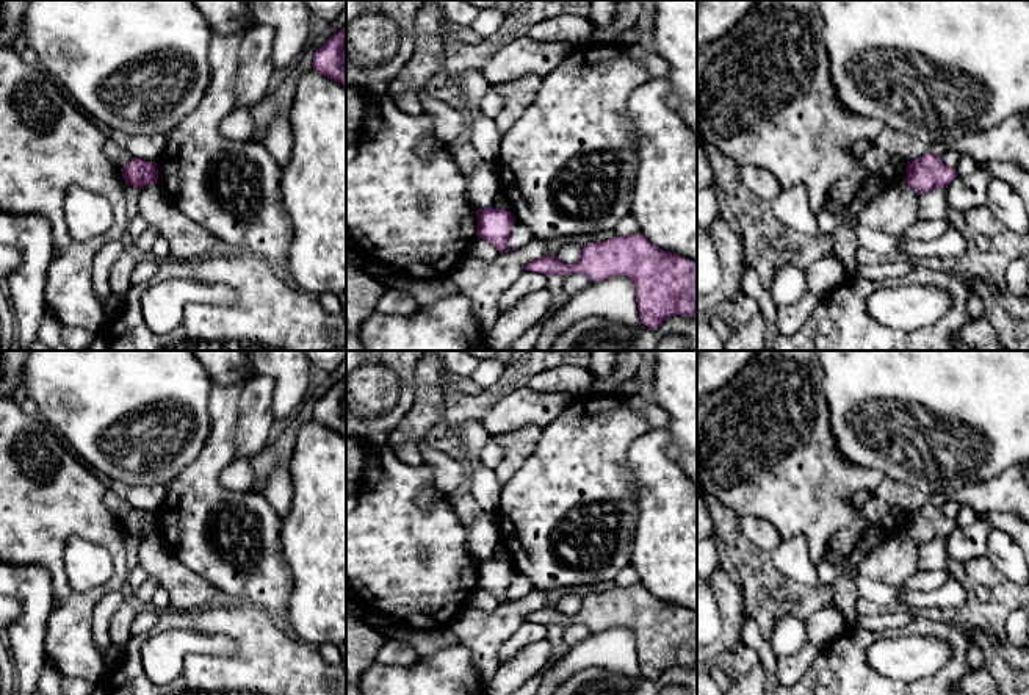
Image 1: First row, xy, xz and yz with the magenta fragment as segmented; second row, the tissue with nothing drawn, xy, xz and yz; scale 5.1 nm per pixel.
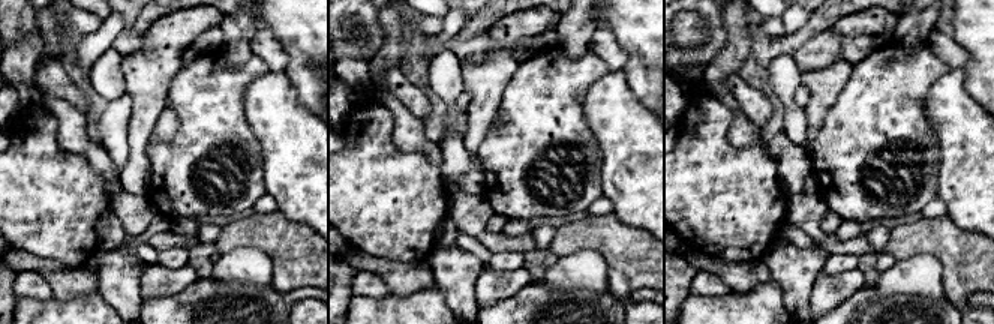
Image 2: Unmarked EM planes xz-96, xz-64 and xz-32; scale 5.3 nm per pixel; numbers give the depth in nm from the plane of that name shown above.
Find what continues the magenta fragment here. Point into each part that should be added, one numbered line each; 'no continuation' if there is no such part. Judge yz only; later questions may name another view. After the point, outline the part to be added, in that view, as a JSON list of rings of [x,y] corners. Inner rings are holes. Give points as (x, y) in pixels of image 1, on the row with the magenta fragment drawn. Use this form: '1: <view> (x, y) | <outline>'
no continuation

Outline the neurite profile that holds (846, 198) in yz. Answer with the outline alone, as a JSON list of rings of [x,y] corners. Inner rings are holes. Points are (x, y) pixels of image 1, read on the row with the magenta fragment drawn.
[[[860,166],[850,175],[833,182],[827,188],[824,207],[843,219],[830,233],[830,238],[835,258],[841,263],[846,279],[855,279],[860,266],[857,261],[860,244],[855,235],[858,214],[891,185],[894,185],[891,178]]]

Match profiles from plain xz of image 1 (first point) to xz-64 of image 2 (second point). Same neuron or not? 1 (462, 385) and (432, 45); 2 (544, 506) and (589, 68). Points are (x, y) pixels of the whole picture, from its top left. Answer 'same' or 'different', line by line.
1: different
2: same

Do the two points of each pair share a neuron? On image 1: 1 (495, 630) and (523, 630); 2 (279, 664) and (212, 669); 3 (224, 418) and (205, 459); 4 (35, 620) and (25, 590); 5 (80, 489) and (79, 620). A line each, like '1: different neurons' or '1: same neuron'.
1: different neurons
2: same neuron
3: same neuron
4: same neuron
5: same neuron

